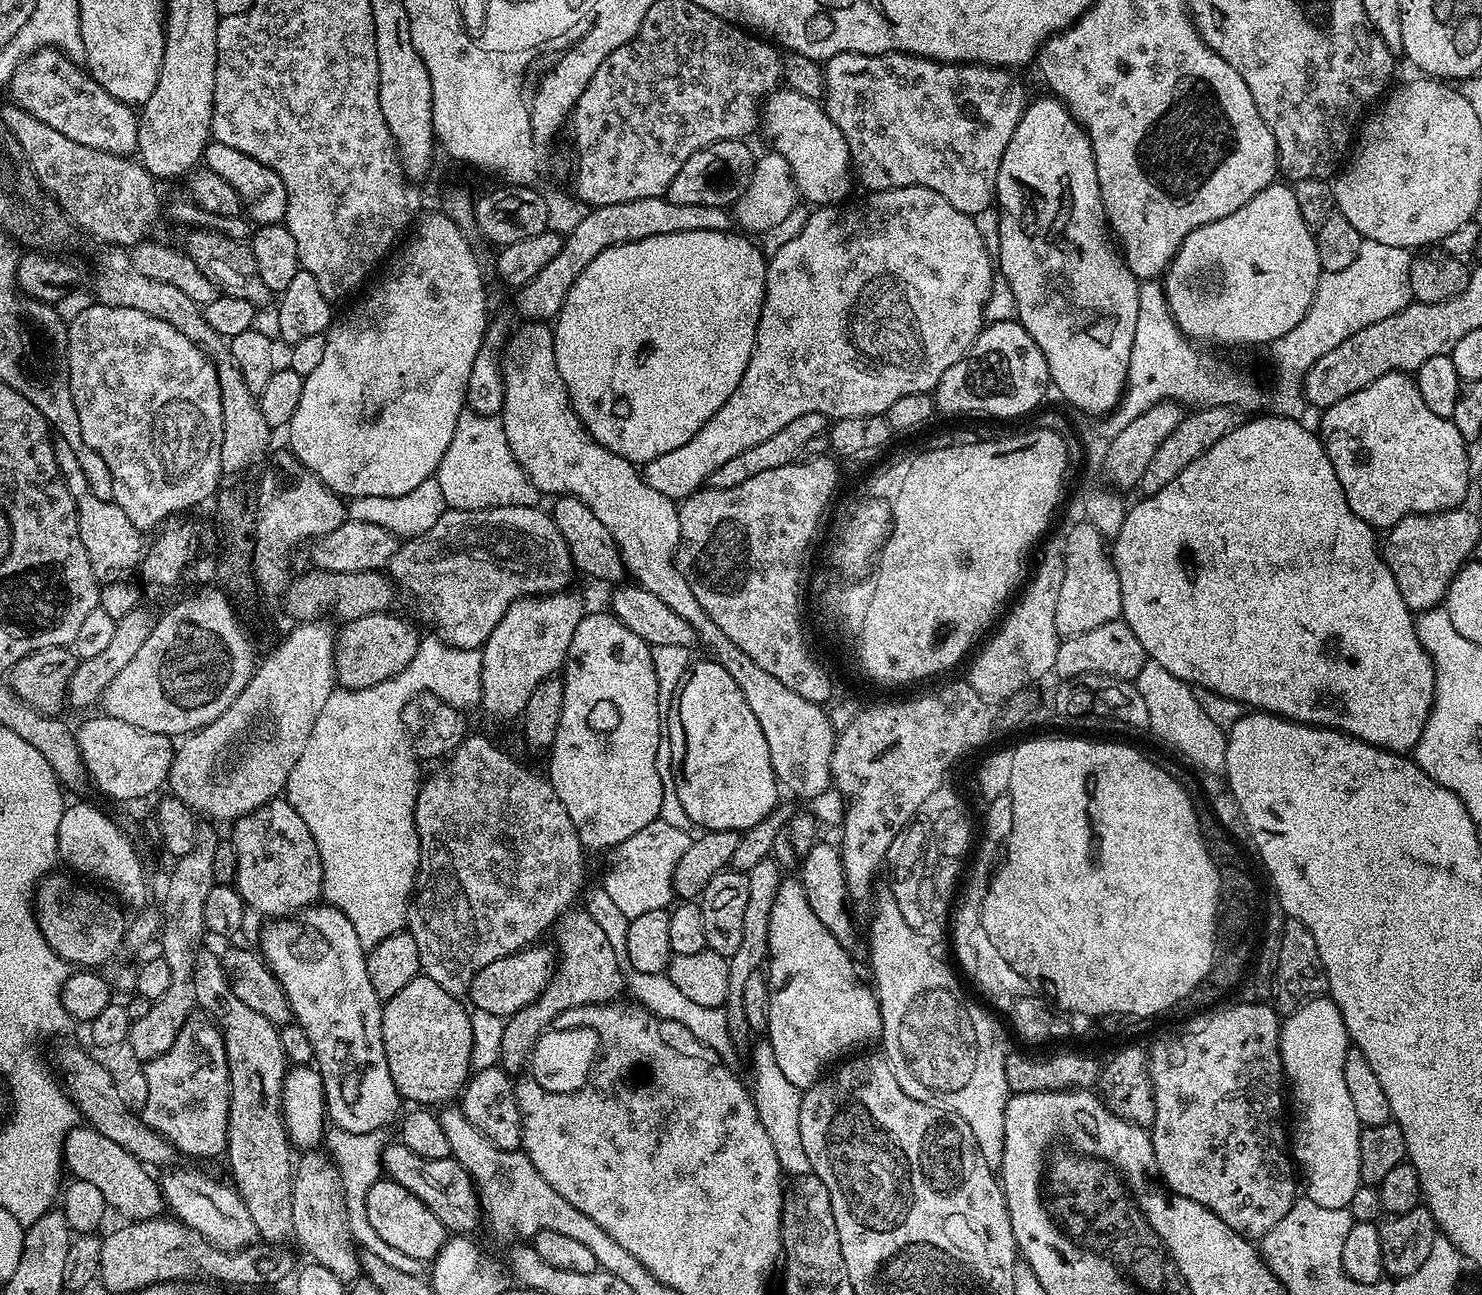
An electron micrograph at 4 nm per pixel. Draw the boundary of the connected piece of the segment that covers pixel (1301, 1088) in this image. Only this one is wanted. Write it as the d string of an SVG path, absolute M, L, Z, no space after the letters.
M1327 995L1306 1002L1298 1011L1283 1017L1280 1025L1280 1057L1291 1099L1292 1096L1296 1099L1296 1125L1290 1128L1290 1151L1302 1177L1303 1191L1304 1188L1308 1191L1305 1192L1307 1199L1318 1202L1318 1206L1327 1206L1329 1210L1348 1208L1354 1192L1361 1185L1358 1142L1362 1125L1358 1122L1358 1114L1354 1114L1354 1105L1346 1090L1346 1077L1342 1075L1349 1047L1346 1022L1342 1022L1338 1006Z

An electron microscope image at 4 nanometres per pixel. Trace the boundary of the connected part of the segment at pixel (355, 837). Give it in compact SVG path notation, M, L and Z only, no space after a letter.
M429 634L421 639L410 666L394 674L394 678L386 678L386 682L362 690L337 687L330 698L326 698L326 706L322 706L322 714L318 714L310 738L306 738L302 758L298 758L294 770L290 770L286 799L298 814L302 814L302 822L306 822L310 834L314 834L322 858L323 899L350 918L350 926L354 926L358 942L362 942L366 950L378 946L378 942L390 938L390 934L405 931L408 922L408 901L416 886L420 861L414 806L422 775L418 757L402 726L402 710L410 698L436 686L432 684L448 684L446 699L456 708L468 710L471 704L479 705L482 690L480 652L474 648L452 648L439 636Z

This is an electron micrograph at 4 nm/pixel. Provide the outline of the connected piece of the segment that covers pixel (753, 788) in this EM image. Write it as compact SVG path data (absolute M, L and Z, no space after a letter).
M714 658L707 659L700 660L697 664L695 661L684 678L678 693L680 720L676 714L669 715L666 720L670 730L674 786L678 802L682 802L682 807L697 829L700 827L700 830L710 832L743 833L776 811L776 799L782 793L782 788L770 762L770 746L766 746L766 734L762 734L762 726L758 726L758 718L754 718L754 710L750 710L738 682L734 682L734 678L730 678L730 670L723 668Z

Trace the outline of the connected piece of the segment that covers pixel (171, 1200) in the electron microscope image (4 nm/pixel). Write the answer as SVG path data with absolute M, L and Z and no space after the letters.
M176 1167L167 1169L158 1180L165 1205L170 1212L173 1211L175 1219L202 1234L215 1248L227 1252L246 1248L259 1239L250 1212L233 1187L216 1182L202 1172Z

